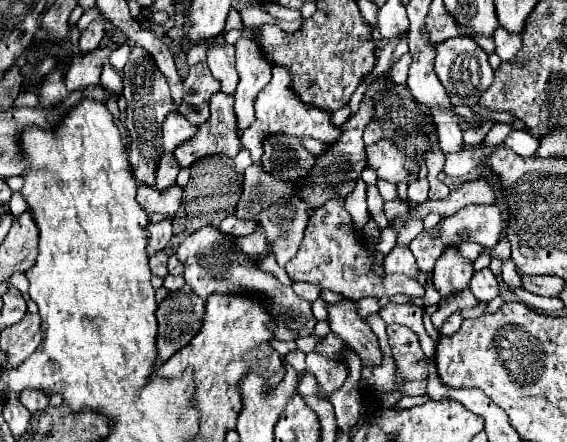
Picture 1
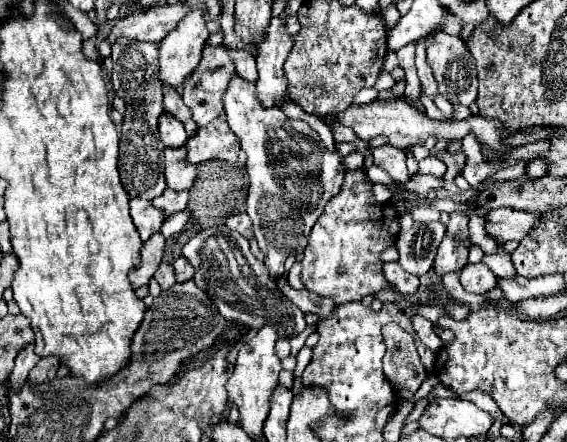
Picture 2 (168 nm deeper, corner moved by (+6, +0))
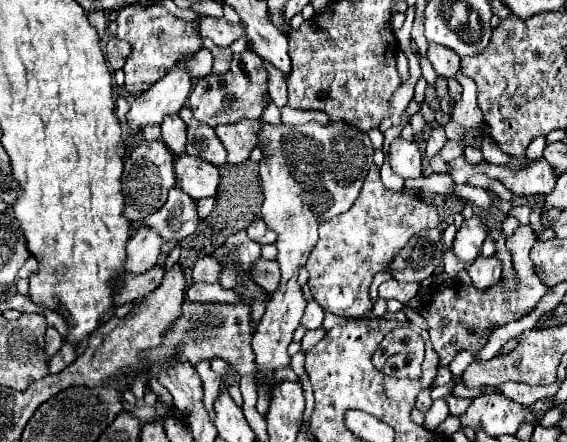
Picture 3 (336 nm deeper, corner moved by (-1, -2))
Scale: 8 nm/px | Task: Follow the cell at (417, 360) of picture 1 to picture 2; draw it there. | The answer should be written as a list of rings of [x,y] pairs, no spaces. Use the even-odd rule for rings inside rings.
[[[386,324],[382,336],[386,344],[386,354],[382,358],[386,380],[394,386],[400,398],[412,398],[426,378],[414,338],[398,324]]]

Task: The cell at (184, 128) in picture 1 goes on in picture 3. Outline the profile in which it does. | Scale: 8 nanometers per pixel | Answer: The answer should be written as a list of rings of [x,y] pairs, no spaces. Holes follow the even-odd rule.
[[[173,114],[169,118],[165,118],[165,122],[161,122],[161,134],[163,134],[163,142],[167,144],[167,148],[175,154],[183,154],[185,146],[187,146],[187,126],[185,122]]]

